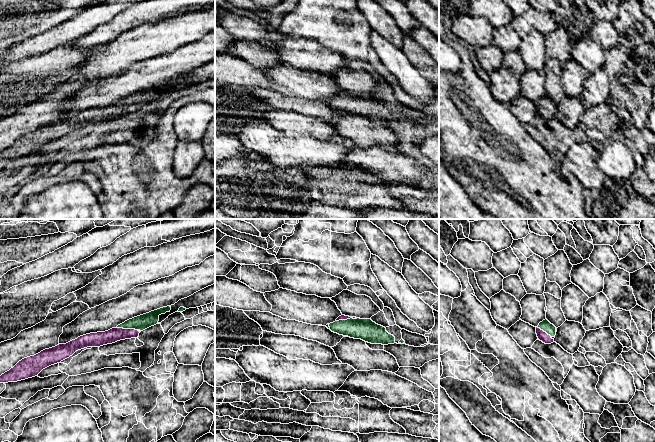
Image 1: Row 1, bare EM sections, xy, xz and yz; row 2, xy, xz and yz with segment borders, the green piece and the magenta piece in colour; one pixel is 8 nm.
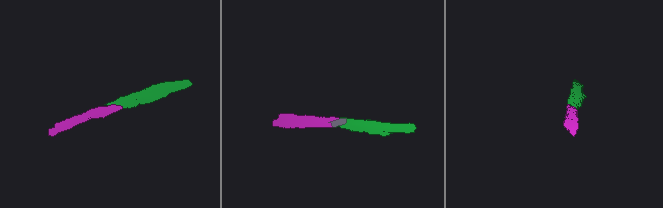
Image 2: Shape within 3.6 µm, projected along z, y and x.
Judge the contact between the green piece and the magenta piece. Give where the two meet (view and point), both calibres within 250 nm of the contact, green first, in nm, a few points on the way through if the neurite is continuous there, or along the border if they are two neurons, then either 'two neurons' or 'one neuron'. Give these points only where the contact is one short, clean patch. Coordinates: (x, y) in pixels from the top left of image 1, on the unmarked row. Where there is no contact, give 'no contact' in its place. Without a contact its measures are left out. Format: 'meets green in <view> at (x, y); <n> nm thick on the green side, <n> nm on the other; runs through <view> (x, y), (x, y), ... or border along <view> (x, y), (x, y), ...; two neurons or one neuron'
meets green in xy at (127, 104); 120 nm thick on the green side, 120 nm on the other; runs through xy (142, 98), (127, 104), (117, 110), (98, 115); one neuron

